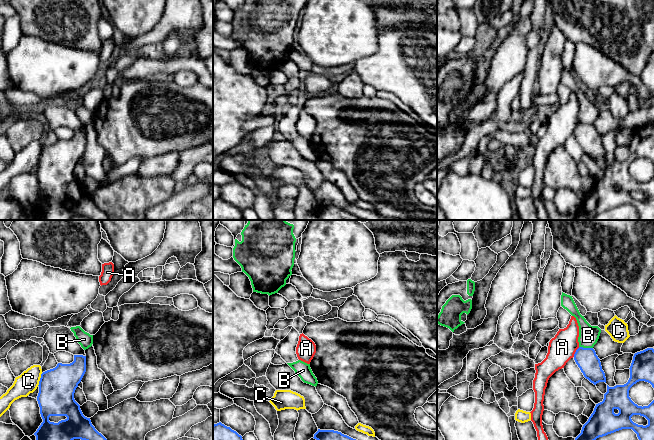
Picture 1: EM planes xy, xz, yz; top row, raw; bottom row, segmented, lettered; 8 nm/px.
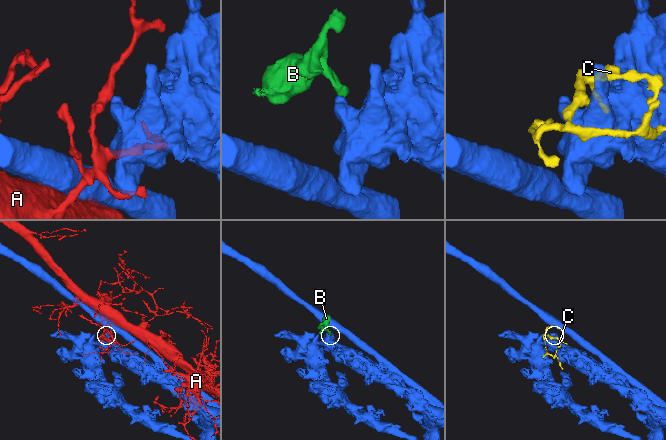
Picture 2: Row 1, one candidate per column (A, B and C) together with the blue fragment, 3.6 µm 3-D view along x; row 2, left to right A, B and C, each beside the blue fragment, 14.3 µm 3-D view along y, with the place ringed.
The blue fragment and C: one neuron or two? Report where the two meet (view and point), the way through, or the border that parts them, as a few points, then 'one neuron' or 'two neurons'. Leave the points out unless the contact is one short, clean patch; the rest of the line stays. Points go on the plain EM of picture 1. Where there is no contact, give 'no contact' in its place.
meets blue in xy at (40, 155); two neurons

